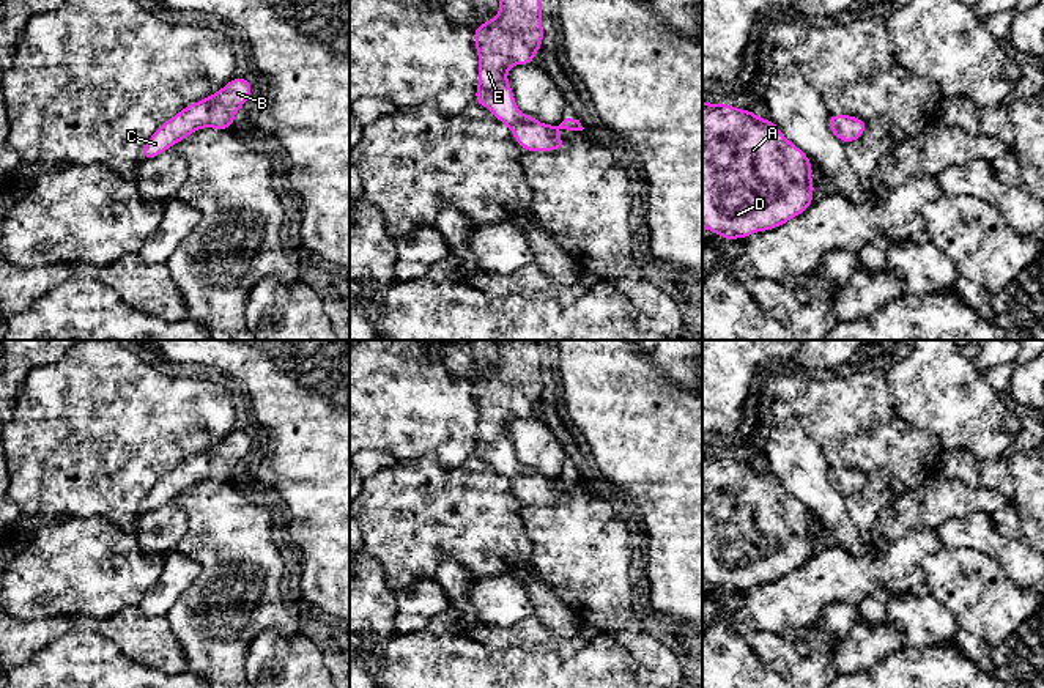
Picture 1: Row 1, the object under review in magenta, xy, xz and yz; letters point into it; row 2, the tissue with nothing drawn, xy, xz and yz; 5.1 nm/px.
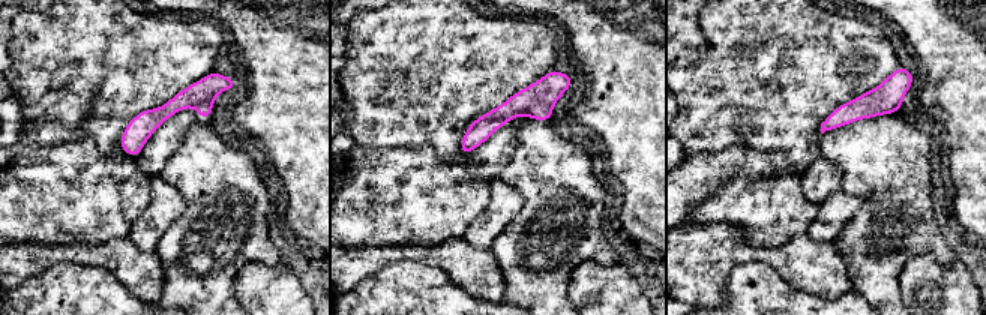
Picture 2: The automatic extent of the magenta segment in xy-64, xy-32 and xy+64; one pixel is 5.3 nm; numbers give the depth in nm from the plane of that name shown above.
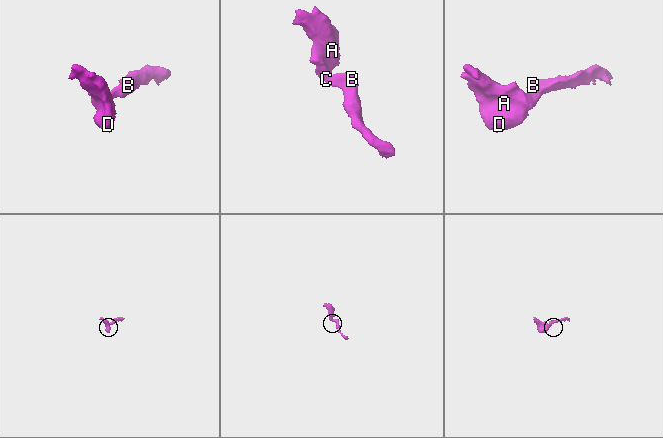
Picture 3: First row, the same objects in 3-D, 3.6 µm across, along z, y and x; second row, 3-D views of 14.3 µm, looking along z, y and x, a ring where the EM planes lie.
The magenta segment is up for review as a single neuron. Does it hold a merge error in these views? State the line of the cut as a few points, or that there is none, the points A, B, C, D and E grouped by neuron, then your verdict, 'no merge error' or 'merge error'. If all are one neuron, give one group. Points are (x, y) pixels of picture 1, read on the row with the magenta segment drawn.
no cut | A B C D E | no merge error

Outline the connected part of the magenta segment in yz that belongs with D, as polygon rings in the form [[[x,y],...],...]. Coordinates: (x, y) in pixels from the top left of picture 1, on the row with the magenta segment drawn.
[[[702,101],[702,227],[723,239],[773,230],[813,205],[811,159],[772,120]]]

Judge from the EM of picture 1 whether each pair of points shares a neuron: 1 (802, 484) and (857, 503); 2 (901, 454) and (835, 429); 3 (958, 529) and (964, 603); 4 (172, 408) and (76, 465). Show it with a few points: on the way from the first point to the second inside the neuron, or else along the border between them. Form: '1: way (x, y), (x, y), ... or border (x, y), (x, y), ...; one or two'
1: border (843, 496), (847, 515), (858, 532); two
2: way (885, 441), (870, 440), (855, 429), (851, 429); one
3: border (944, 545), (980, 550), (994, 559); two
4: way (148, 422), (115, 425), (99, 441); one

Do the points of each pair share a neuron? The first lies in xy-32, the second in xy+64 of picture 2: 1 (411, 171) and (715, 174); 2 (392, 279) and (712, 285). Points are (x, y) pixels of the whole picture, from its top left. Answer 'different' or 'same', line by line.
1: different
2: different

